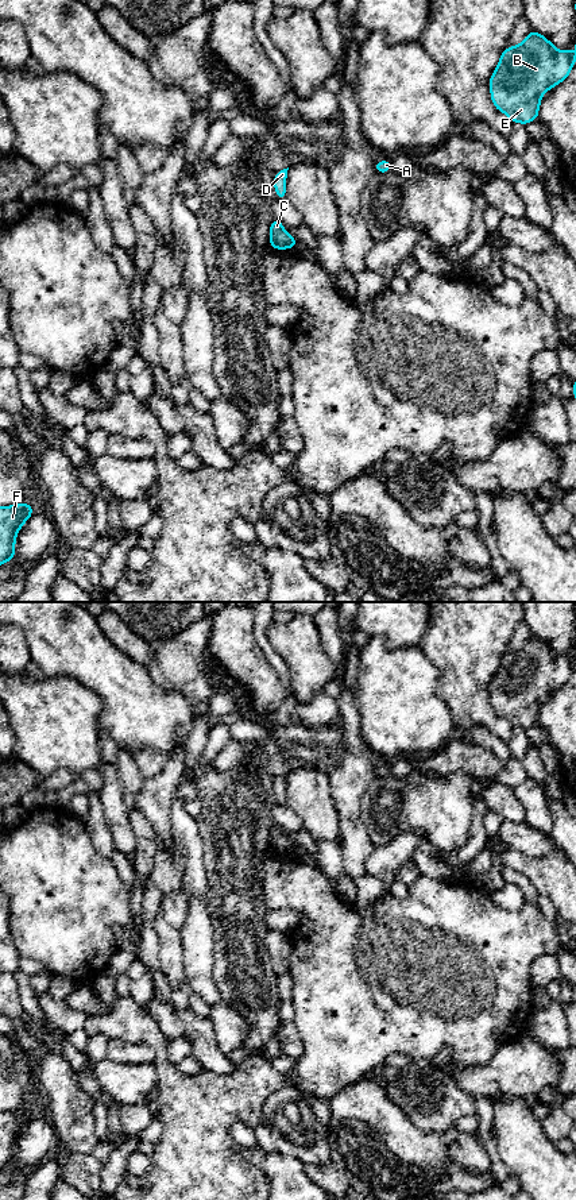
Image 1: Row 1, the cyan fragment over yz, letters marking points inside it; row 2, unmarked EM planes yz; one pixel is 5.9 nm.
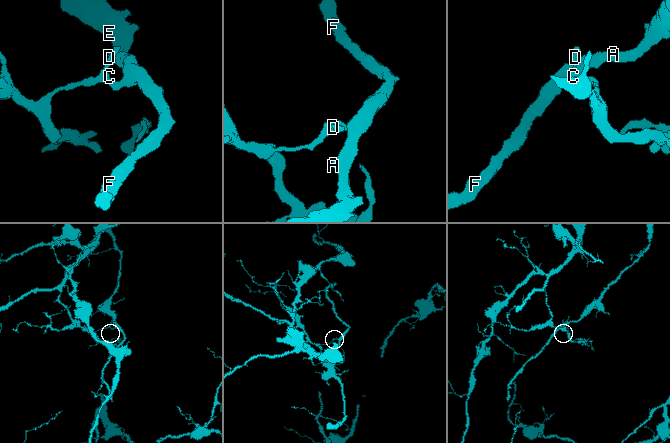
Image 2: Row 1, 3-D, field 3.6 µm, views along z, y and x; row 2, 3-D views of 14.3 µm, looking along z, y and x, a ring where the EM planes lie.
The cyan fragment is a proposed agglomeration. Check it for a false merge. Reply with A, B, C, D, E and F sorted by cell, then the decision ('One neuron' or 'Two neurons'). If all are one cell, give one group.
Groups: A B E F / C D. Two neurons

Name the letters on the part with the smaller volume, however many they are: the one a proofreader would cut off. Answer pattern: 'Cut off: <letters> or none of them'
Cut off: A, B, E, F

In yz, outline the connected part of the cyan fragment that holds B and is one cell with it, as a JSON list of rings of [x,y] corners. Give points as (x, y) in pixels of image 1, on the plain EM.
[[[534,634],[518,651],[502,656],[500,665],[491,679],[491,705],[499,717],[505,717],[513,728],[529,729],[538,724],[541,701],[564,686],[576,665],[576,649],[572,656],[560,656],[552,647]]]

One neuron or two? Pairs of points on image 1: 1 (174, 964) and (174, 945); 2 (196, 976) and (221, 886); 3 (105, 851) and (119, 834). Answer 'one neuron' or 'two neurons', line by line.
1: one neuron
2: two neurons
3: two neurons

